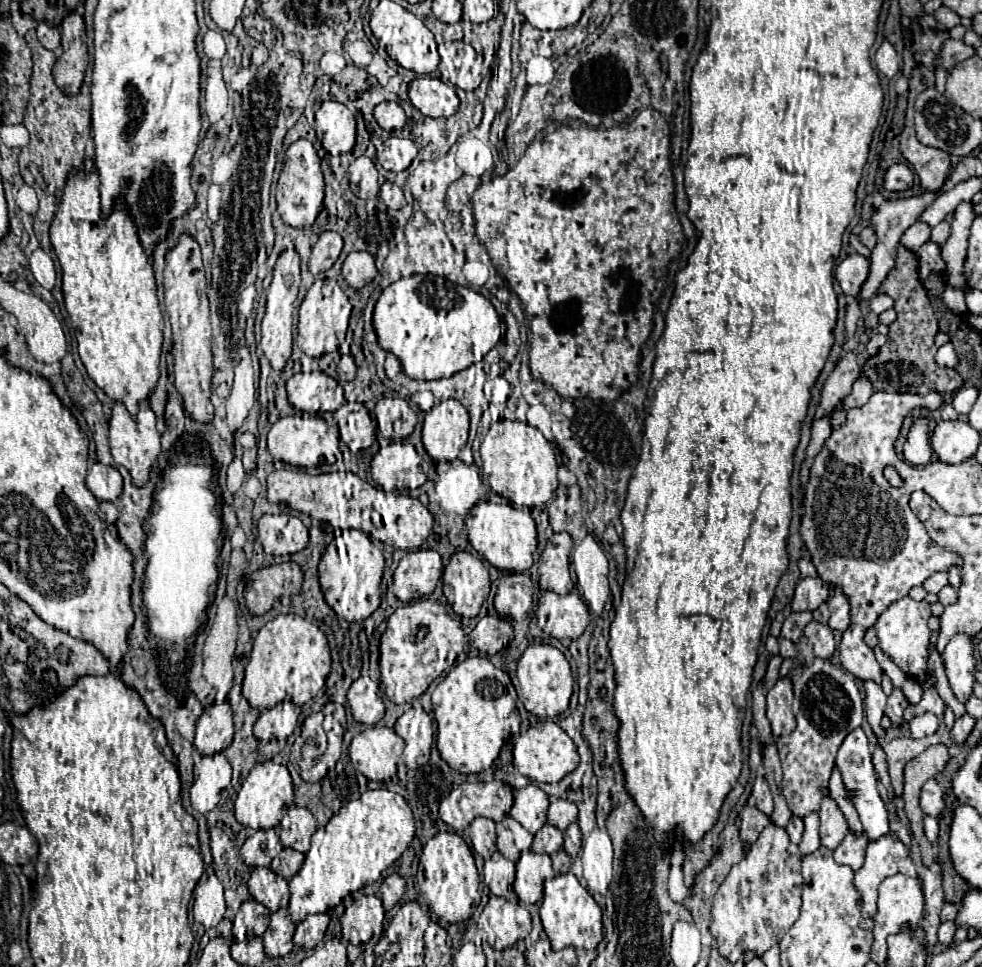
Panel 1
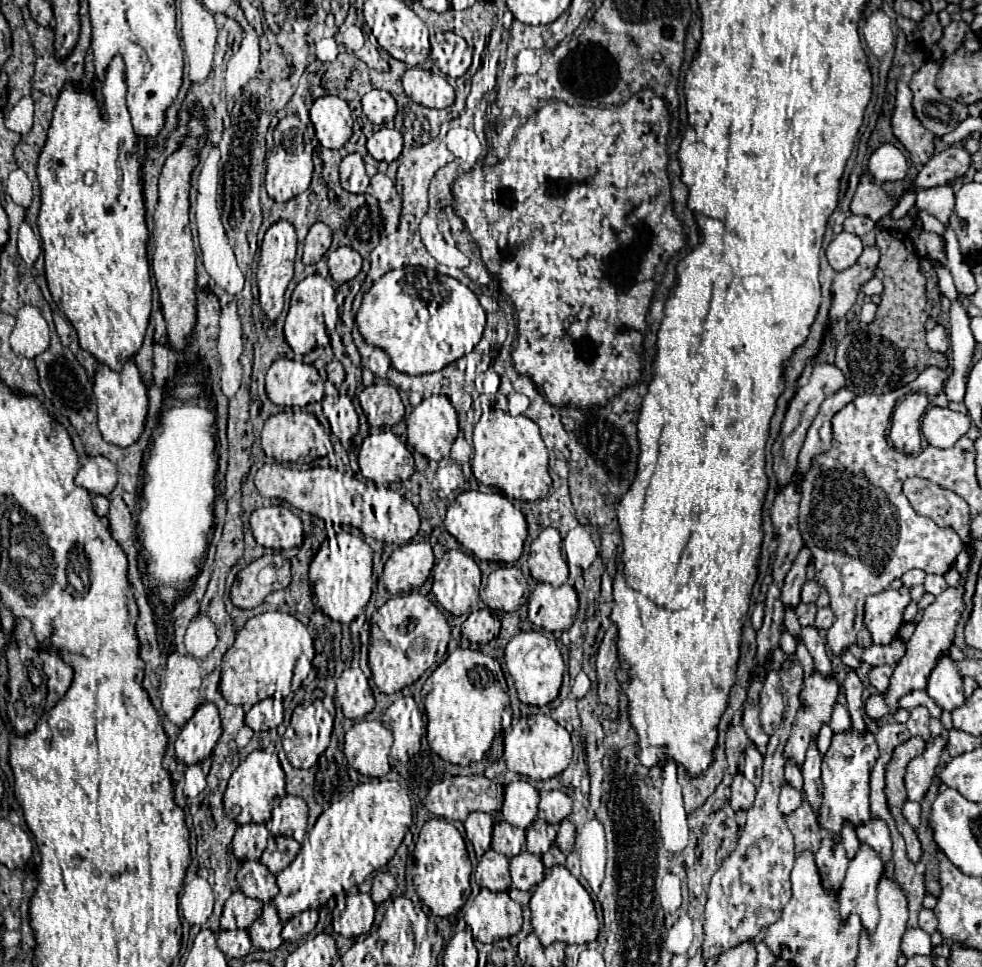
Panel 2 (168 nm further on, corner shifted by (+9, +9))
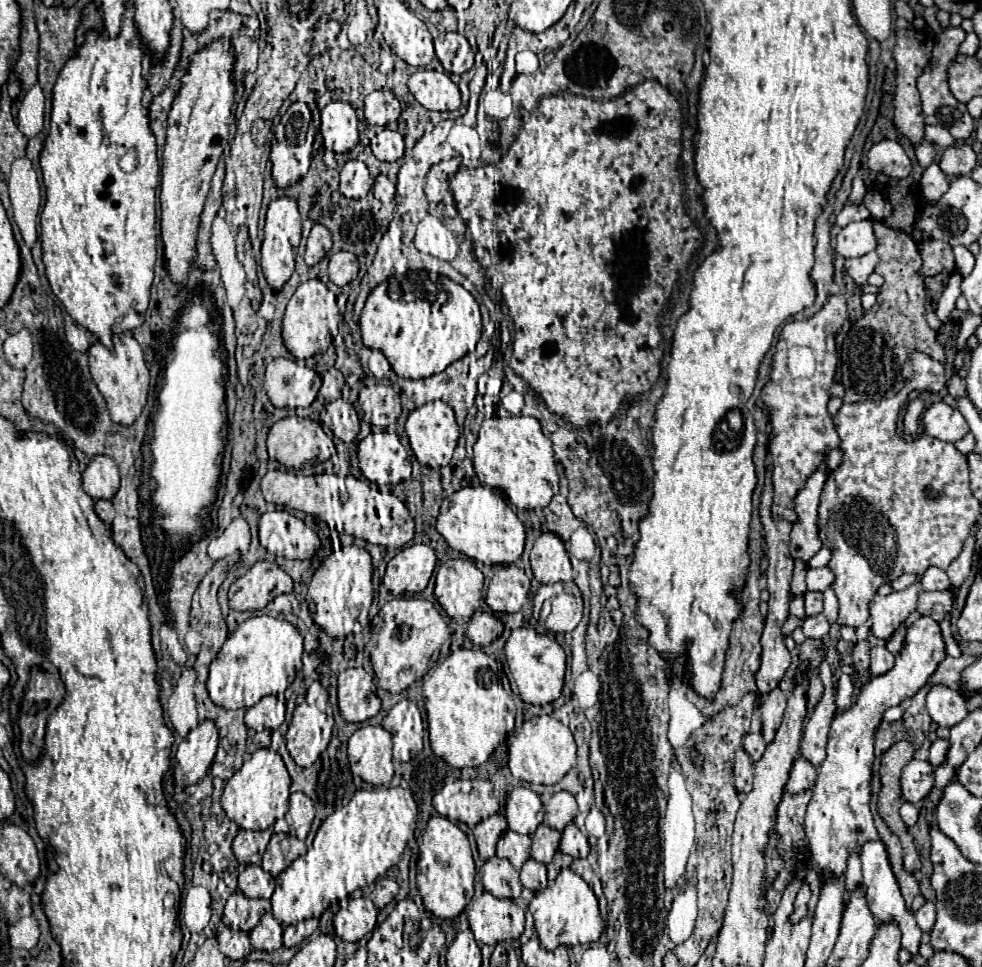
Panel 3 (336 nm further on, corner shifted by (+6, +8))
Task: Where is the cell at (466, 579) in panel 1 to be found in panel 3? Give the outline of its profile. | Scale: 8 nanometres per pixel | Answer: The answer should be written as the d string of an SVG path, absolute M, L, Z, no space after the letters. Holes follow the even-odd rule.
M448 560L436 570L434 594L454 622L466 624L480 606L482 584L484 576L472 560Z

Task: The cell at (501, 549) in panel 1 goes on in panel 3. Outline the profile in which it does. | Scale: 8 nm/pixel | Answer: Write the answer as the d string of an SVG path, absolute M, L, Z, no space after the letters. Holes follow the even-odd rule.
M466 486L446 496L440 504L436 530L456 552L466 554L480 564L512 564L524 550L524 526L506 504L506 500L490 488Z

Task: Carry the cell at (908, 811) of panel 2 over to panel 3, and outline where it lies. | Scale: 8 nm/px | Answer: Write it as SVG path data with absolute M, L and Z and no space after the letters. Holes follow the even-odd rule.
M904 802L902 808L900 808L900 816L902 816L906 826L914 826L916 820L918 820L918 808L914 804L910 804L910 802Z

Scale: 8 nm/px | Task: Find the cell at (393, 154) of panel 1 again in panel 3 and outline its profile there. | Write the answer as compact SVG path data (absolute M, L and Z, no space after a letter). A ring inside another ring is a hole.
M382 130L372 138L372 152L378 160L384 162L396 162L402 158L404 154L404 138L400 132L392 132L392 130Z

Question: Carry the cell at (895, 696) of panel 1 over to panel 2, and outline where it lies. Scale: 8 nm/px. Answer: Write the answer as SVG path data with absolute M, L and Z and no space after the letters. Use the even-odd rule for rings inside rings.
M881 665L881 667L871 669L869 681L879 693L885 693L885 689L889 689L889 677L891 675L893 675L893 667L891 665Z

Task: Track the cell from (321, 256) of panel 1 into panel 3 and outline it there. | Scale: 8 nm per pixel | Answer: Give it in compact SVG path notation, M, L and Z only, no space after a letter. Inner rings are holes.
M314 224L312 232L308 236L308 244L306 244L306 252L304 252L304 260L308 266L318 264L326 252L332 248L332 234L326 226L322 224Z

